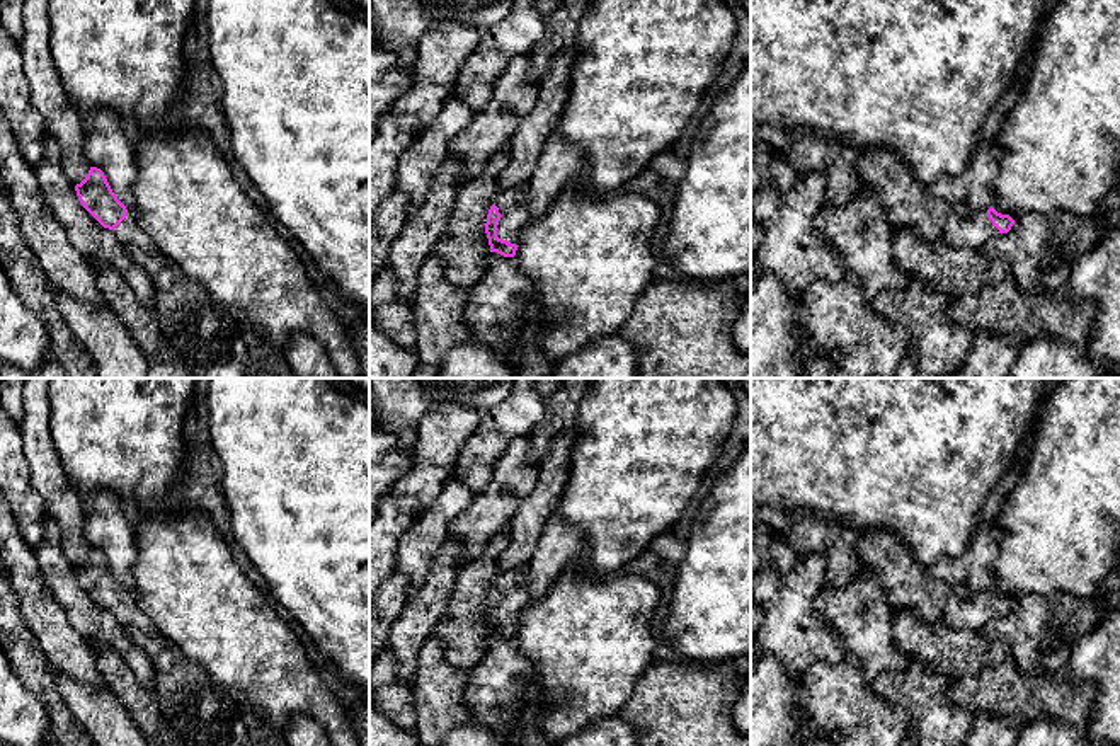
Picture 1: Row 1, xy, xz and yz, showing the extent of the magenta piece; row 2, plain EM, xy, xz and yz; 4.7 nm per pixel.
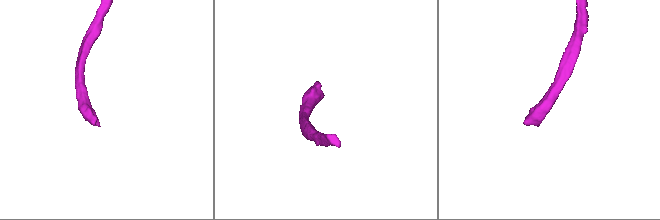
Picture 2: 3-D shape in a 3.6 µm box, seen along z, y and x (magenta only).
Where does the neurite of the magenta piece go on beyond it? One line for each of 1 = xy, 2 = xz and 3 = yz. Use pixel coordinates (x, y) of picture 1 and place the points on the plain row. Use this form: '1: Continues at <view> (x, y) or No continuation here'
1: Continues at xy (128, 612)
2: Continues at xz (513, 586)
3: Continues at yz (964, 610)

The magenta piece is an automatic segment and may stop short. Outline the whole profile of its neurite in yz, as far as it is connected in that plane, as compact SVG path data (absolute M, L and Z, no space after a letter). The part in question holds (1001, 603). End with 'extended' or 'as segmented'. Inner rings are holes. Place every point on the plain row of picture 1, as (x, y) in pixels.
M992 588L987 593L955 589L945 601L941 620L957 630L982 630L999 615L1008 615L1014 601L997 594Z | extended

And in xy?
M90 548L87 559L75 567L82 588L123 625L155 630L151 620L140 610L134 596L112 574L104 554Z | extended

